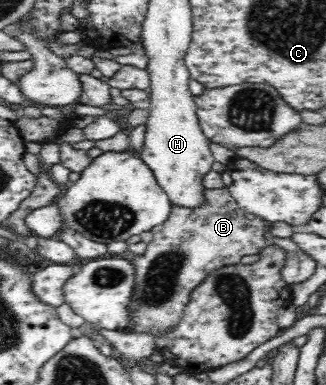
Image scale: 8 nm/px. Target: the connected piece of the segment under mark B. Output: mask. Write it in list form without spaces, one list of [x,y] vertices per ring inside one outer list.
[[[205,189],[207,203],[199,209],[183,209],[175,205],[167,221],[156,226],[153,232],[153,241],[147,244],[144,255],[133,259],[135,266],[135,289],[130,303],[130,311],[134,315],[133,332],[153,332],[157,337],[162,332],[177,326],[189,301],[189,295],[211,271],[225,265],[240,264],[243,256],[259,254],[267,247],[265,225],[263,218],[252,215],[239,208],[237,201],[225,189]]]

